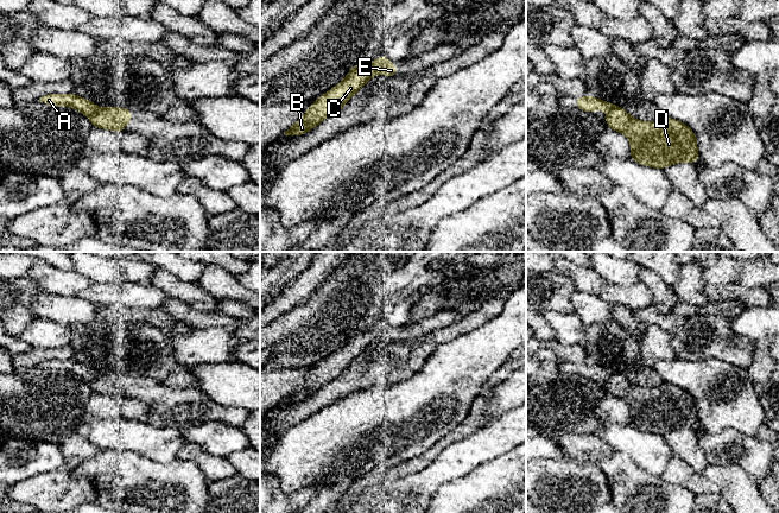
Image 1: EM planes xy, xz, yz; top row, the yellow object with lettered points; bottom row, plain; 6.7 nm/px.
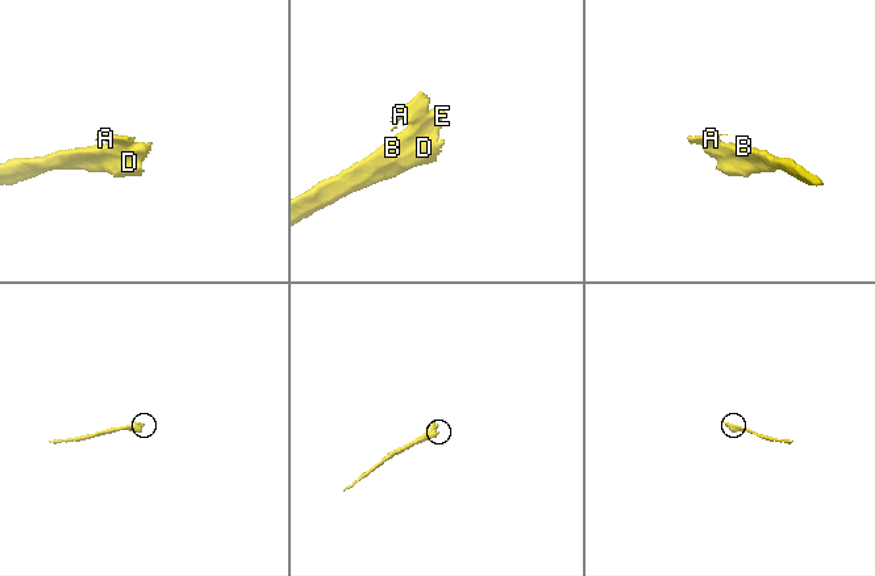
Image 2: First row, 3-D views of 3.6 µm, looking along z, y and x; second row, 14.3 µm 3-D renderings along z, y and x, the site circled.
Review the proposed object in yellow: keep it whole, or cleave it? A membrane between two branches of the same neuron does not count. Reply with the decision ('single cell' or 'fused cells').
fused cells

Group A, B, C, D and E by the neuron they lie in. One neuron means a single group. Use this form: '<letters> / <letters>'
A / B C D E

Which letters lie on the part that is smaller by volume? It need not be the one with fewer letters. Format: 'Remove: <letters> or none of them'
Remove: A

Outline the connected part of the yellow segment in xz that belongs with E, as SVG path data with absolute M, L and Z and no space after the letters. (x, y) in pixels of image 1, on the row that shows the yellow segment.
M384 55L370 64L357 66L337 86L331 88L305 110L303 120L296 121L284 134L303 135L314 129L321 121L337 112L357 93L374 75L395 76L398 68Z

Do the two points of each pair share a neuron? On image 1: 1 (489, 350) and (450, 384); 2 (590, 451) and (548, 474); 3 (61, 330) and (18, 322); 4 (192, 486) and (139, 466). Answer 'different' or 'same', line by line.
1: same
2: different
3: different
4: same

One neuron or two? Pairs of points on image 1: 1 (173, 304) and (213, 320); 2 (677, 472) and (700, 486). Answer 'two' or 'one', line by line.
1: one
2: one

